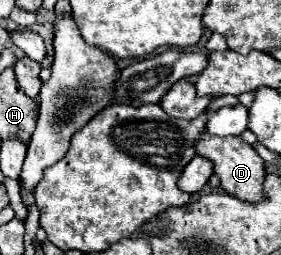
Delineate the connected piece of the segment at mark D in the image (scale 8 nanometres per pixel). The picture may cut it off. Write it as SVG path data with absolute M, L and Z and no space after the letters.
M207 130L201 132L201 136L193 144L195 152L215 164L215 176L221 180L221 186L227 194L239 196L245 202L257 202L261 198L263 178L265 178L265 164L255 152L251 144L247 144L241 136L215 136Z

